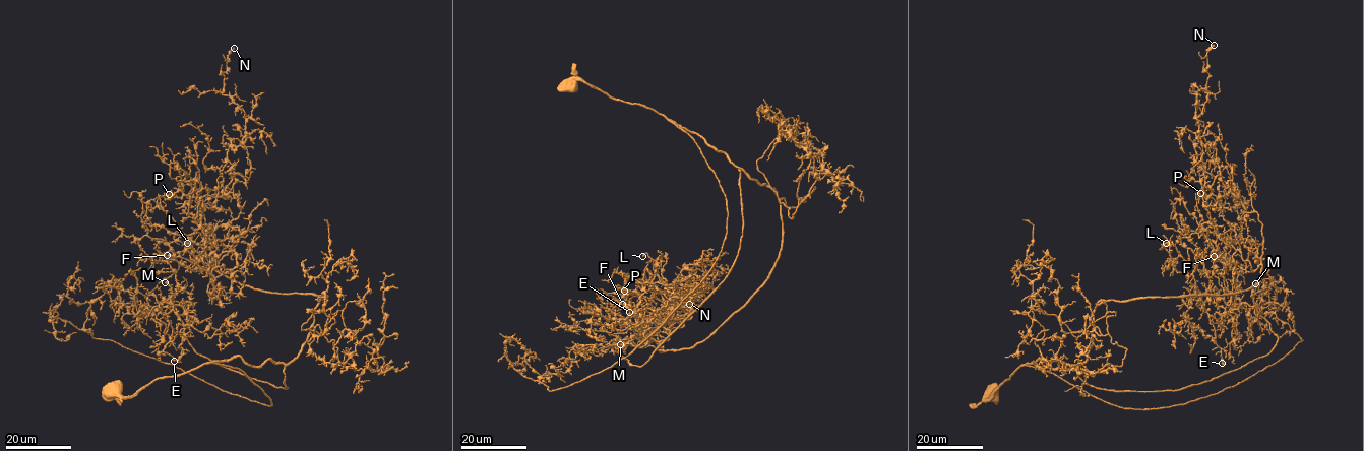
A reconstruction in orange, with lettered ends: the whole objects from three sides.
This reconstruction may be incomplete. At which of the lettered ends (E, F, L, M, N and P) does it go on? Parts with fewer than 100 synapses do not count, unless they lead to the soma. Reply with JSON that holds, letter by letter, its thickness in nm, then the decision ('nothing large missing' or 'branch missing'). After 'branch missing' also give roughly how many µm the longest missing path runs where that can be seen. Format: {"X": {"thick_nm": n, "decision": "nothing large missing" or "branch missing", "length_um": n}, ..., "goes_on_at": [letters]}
{"E": {"thick_nm": 240, "decision": "nothing large missing"}, "F": {"thick_nm": 360, "decision": "branch missing", "length_um": 35}, "L": {"thick_nm": 240, "decision": "nothing large missing"}, "M": {"thick_nm": 440, "decision": "nothing large missing"}, "N": {"thick_nm": 220, "decision": "nothing large missing"}, "P": {"thick_nm": 140, "decision": "nothing large missing"}, "goes_on_at": ["F"]}

